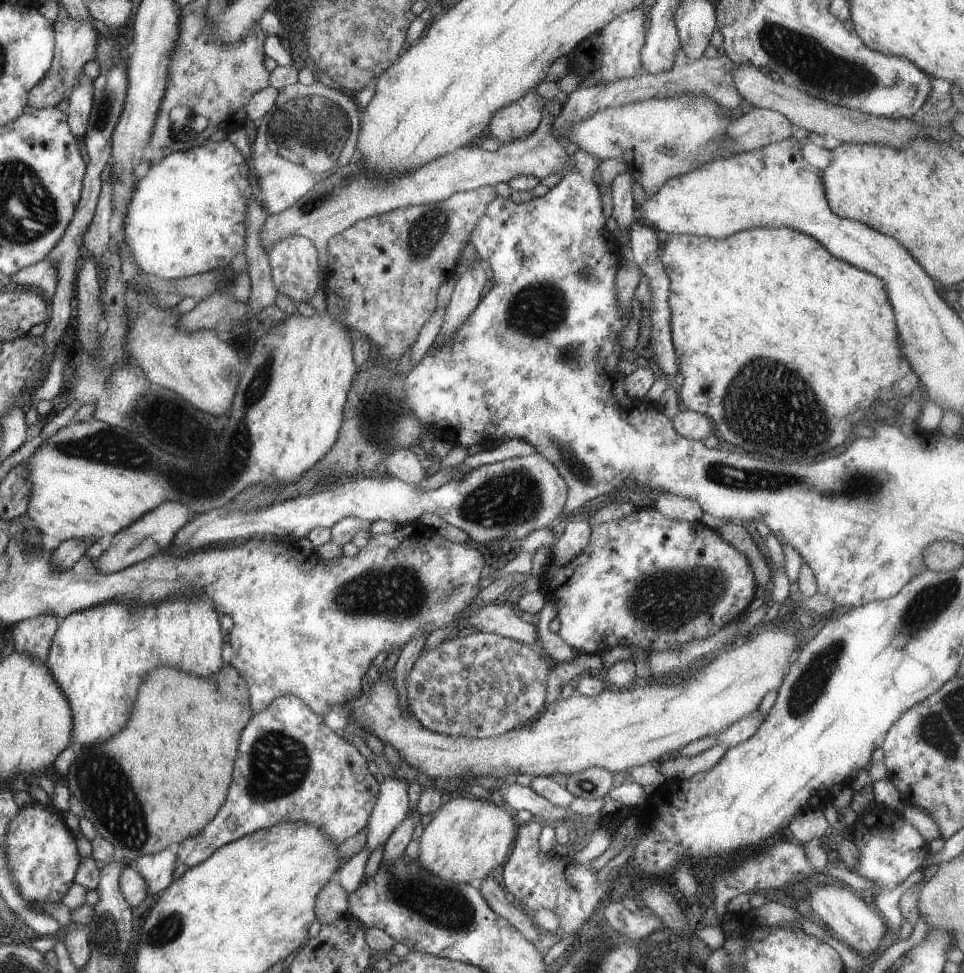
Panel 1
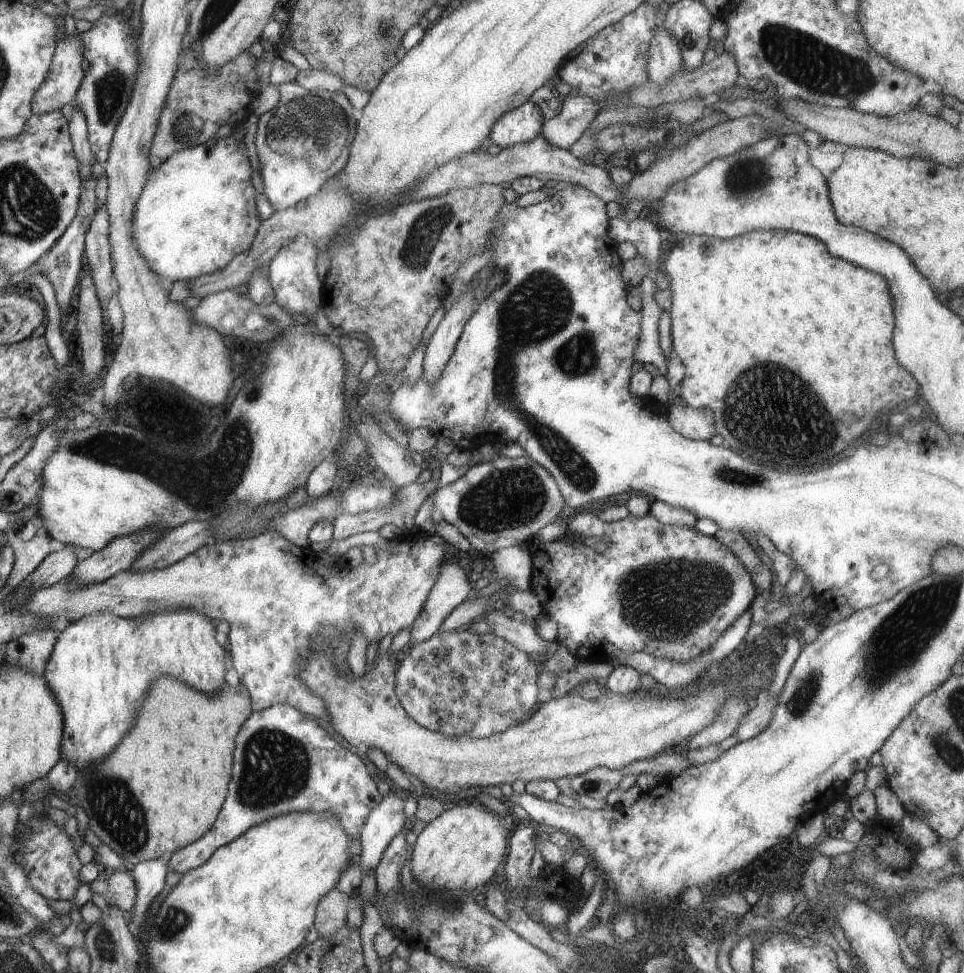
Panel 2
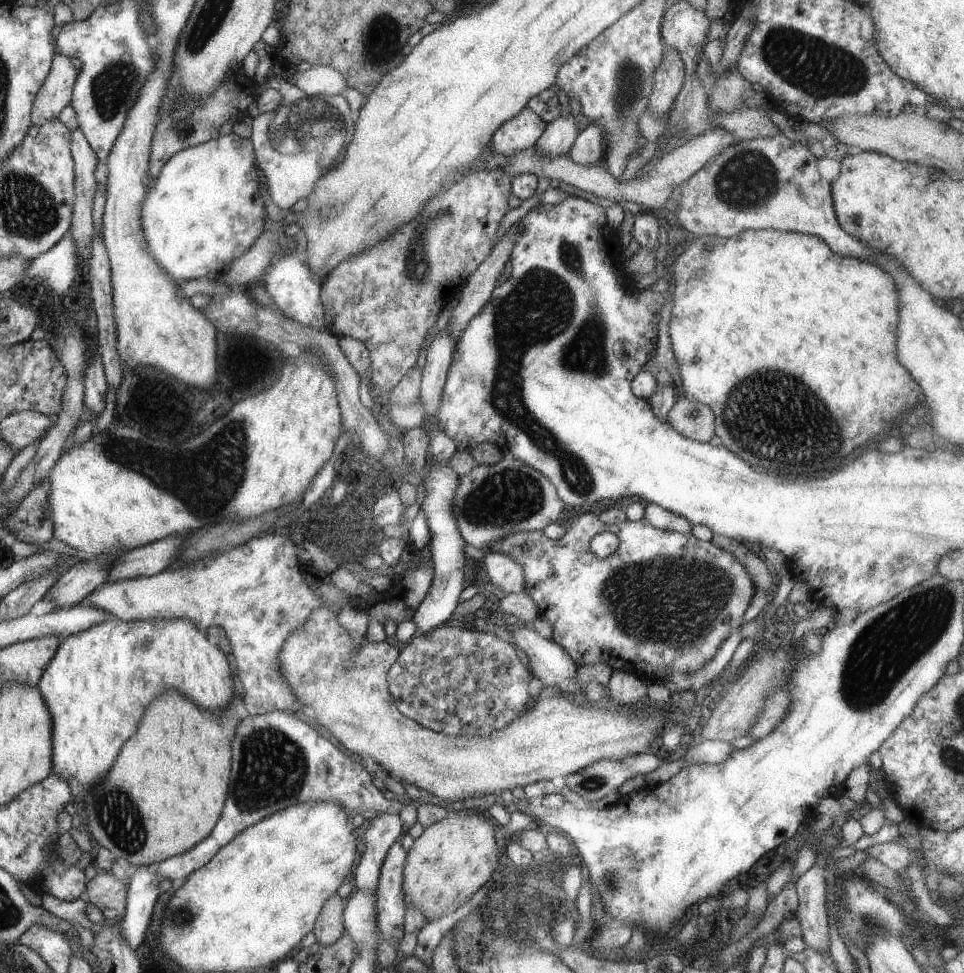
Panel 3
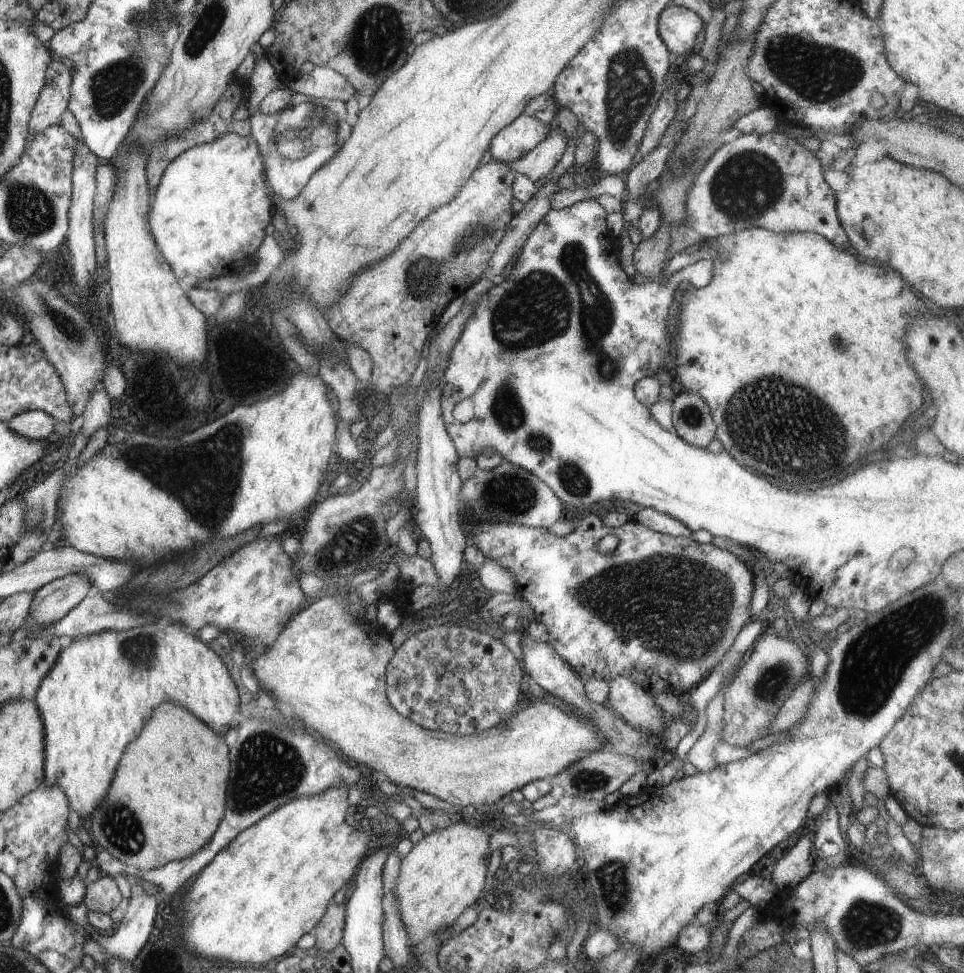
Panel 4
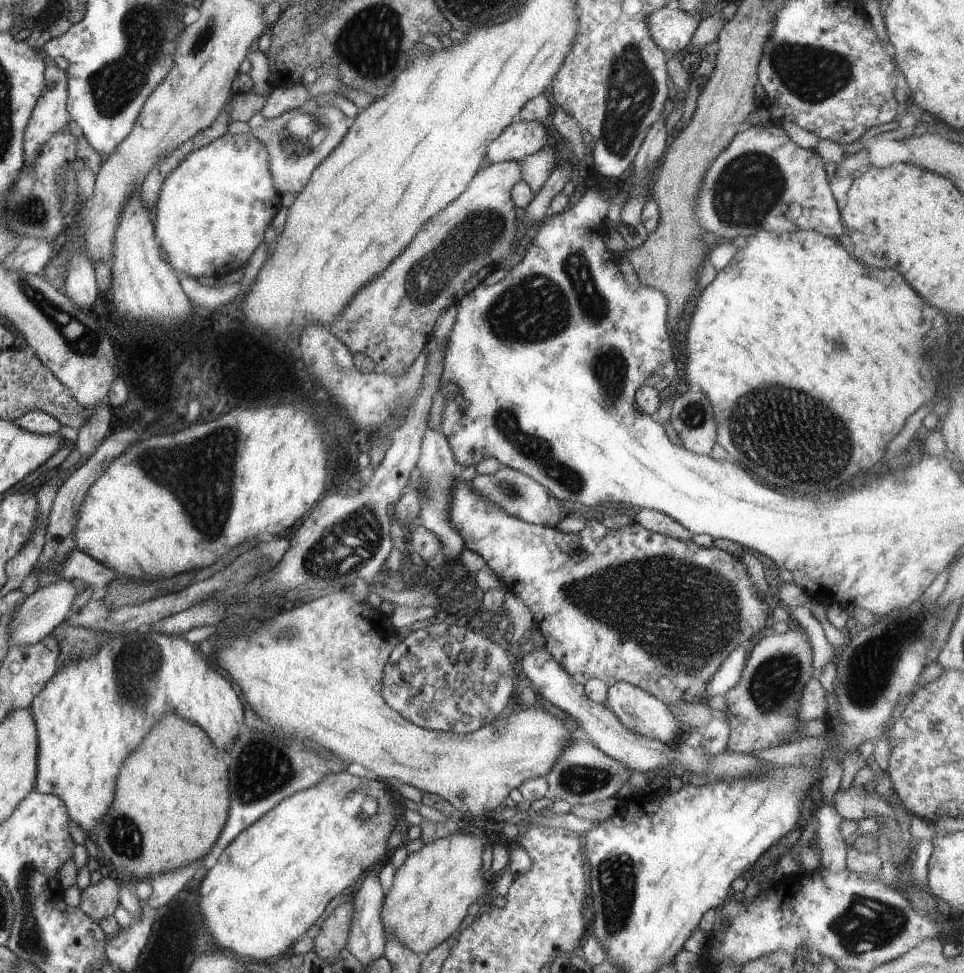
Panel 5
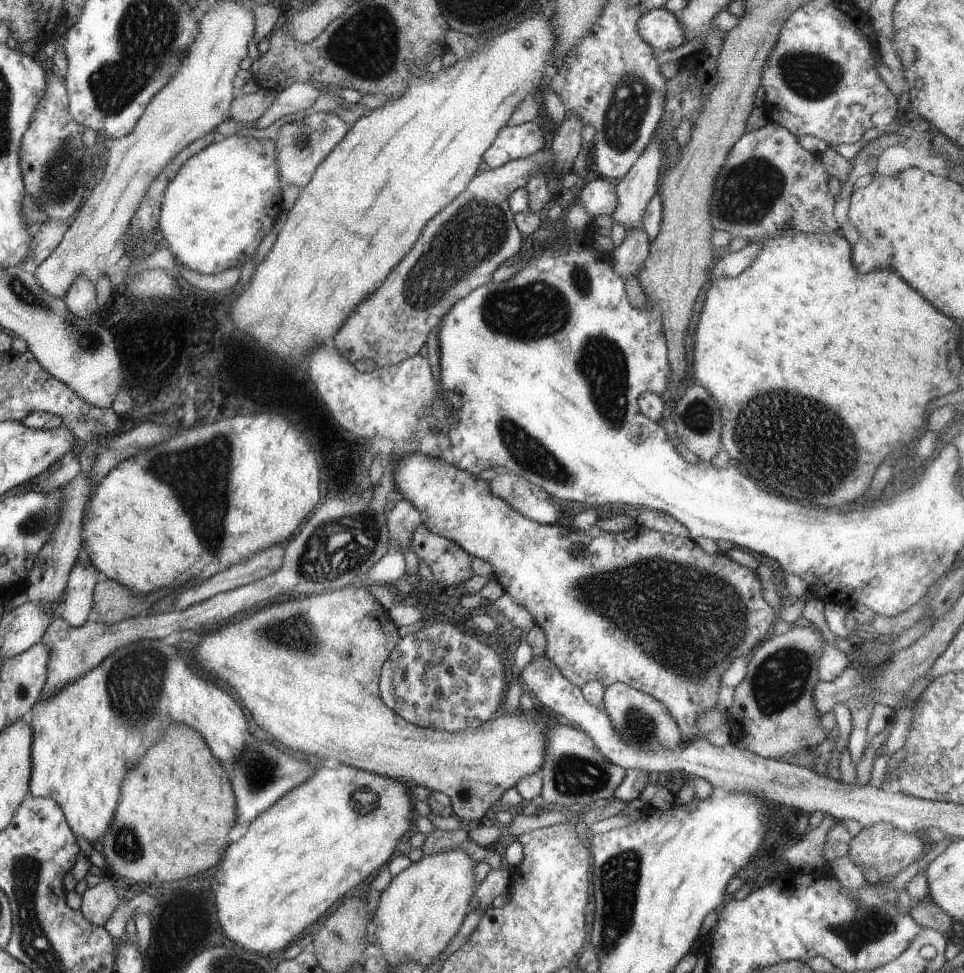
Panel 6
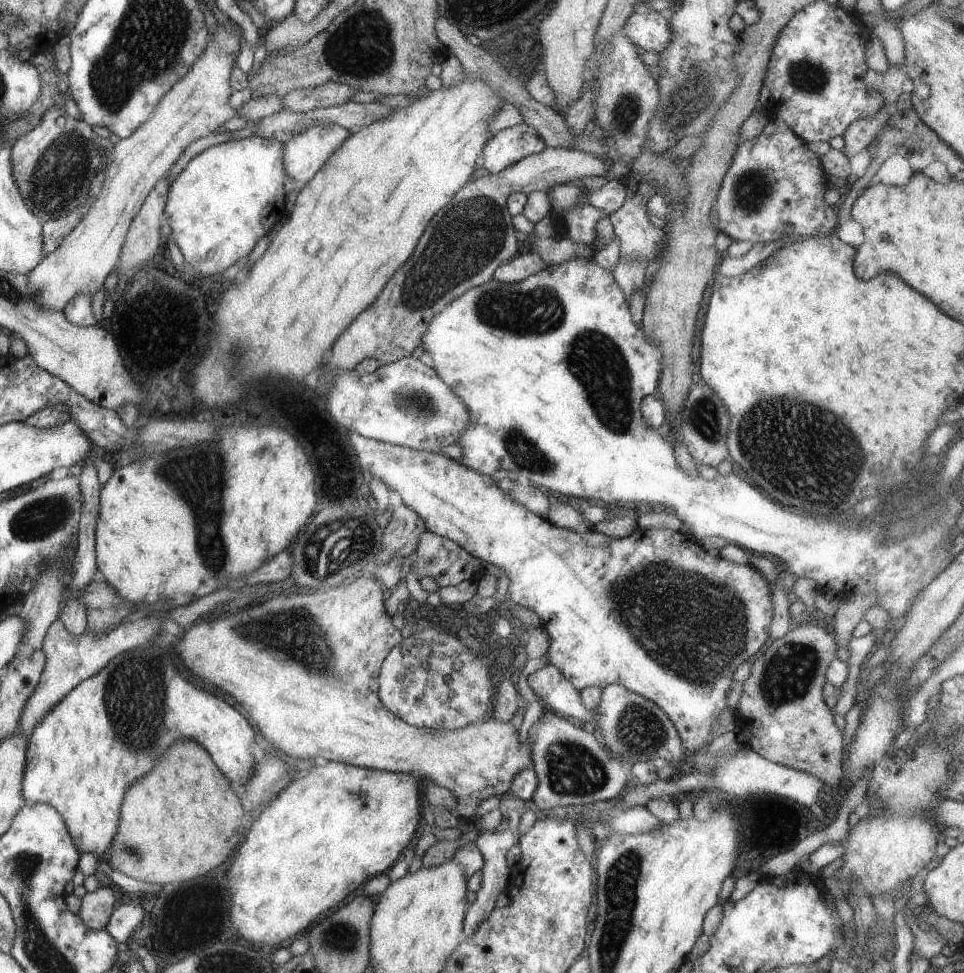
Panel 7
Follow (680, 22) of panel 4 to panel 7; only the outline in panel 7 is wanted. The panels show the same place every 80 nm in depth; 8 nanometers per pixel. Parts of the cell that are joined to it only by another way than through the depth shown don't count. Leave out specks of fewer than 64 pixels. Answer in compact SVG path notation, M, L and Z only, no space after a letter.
M650 10L632 13L625 22L625 33L644 52L659 53L672 38L668 14Z

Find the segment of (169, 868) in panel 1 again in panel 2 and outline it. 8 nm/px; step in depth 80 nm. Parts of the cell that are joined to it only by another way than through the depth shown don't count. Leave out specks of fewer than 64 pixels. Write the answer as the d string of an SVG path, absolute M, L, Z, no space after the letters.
M166 857L135 864L133 870L129 872L136 882L137 888L134 911L133 913L128 912L129 928L133 936L136 936L136 928L140 928L142 922L146 920L146 912L148 912L152 900L164 889L167 870Z

